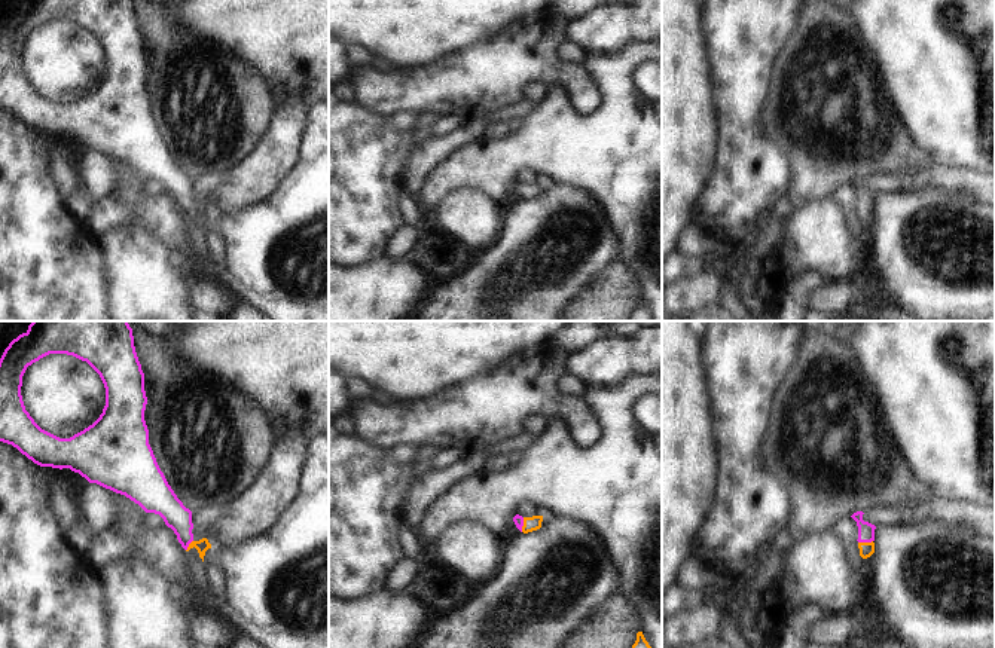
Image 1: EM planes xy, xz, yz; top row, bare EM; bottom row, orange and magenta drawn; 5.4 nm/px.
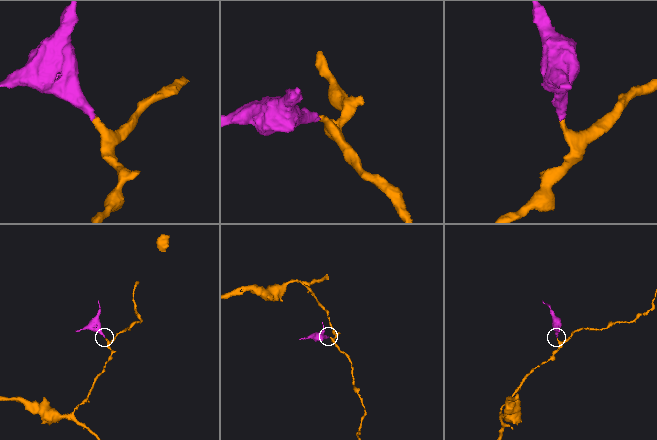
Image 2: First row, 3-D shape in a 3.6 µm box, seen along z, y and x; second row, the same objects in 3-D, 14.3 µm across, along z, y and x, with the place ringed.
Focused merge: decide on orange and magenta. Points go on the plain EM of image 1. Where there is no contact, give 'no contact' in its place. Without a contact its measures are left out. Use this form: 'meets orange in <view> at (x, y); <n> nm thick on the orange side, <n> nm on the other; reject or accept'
meets orange in yz at (864, 210); 80 nm thick on the orange side, 100 nm on the other; accept

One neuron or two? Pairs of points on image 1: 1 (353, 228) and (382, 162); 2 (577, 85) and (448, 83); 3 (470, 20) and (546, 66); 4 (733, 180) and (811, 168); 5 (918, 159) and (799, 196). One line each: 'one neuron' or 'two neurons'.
1: one neuron
2: one neuron
3: two neurons
4: two neurons
5: one neuron

